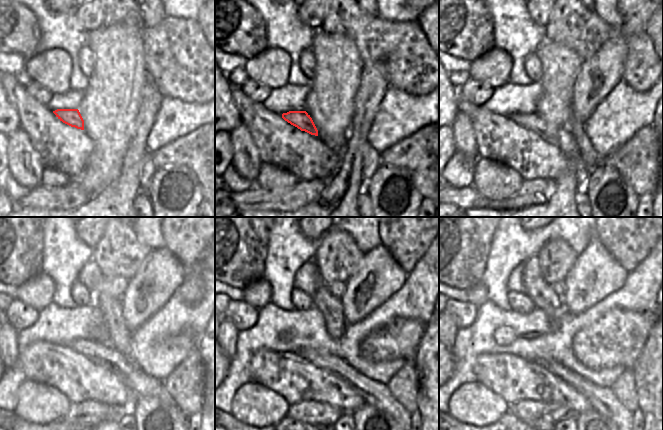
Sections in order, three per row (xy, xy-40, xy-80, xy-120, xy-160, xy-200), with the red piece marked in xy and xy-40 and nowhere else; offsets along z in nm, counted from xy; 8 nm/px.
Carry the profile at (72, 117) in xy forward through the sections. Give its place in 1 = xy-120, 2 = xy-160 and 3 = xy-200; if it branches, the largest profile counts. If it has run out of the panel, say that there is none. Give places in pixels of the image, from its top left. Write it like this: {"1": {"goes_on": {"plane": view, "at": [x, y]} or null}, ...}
{"1": {"goes_on": {"plane": "xy-120", "at": [103, 354]}}, "2": {"goes_on": {"plane": "xy-160", "at": [378, 395]}}, "3": {"goes_on": {"plane": "xy-200", "at": [603, 400]}}}

